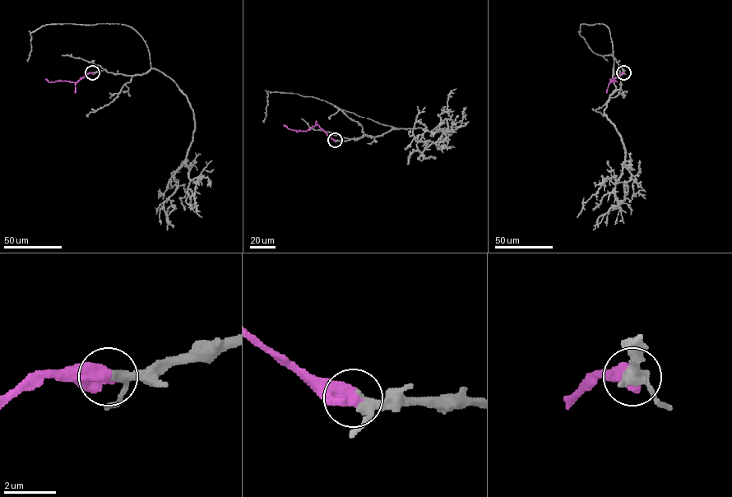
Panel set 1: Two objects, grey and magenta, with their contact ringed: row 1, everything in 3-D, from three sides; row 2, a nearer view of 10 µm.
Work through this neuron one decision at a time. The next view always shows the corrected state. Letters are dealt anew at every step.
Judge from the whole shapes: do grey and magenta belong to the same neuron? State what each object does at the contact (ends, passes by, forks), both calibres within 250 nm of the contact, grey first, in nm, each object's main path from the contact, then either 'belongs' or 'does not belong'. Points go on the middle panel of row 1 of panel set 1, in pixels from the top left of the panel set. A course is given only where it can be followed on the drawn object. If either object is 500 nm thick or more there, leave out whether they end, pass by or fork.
320 nm thick on the grey side, 650 nm on the other; grey runs (335, 141), (400, 128), (430, 132), (447, 118), (441, 141), (424, 148), (429, 141), (416, 141), (417, 106); magenta runs (335, 141), (317, 124), (305, 132), (289, 129), (284, 125); belongs

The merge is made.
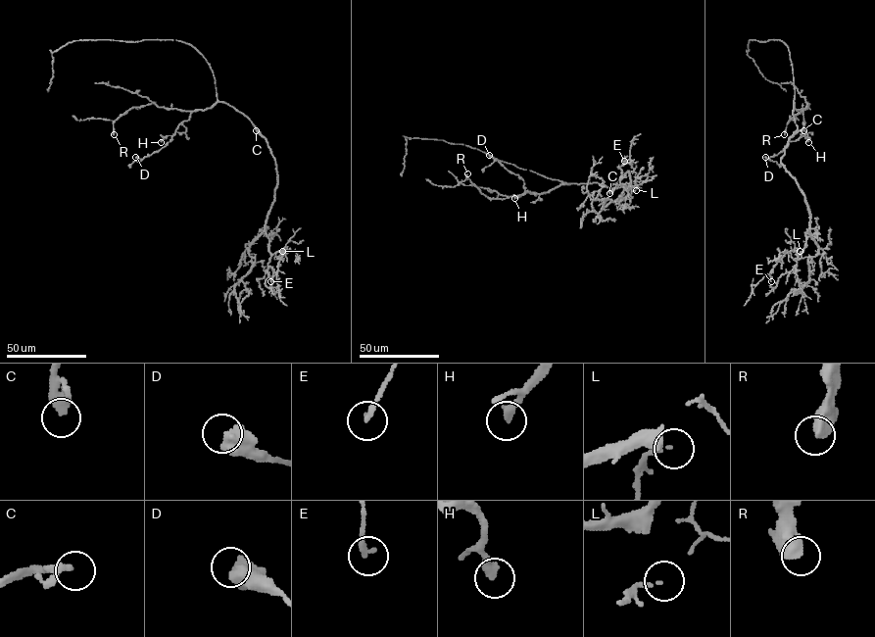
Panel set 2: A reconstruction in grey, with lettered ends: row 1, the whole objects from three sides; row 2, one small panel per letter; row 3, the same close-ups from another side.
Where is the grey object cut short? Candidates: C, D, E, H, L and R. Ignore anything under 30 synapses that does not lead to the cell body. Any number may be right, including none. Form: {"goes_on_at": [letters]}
{"goes_on_at": ["C"]}

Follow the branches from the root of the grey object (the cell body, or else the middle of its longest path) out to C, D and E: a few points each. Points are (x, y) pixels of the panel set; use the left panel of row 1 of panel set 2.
C: (234, 108), (248, 118), (256, 130)
D: (234, 108), (217, 101), (204, 110), (193, 111), (164, 147), (143, 158), (135, 157)
E: (234, 108), (265, 138), (275, 159), (277, 186), (265, 232), (268, 251), (282, 250), (282, 257), (270, 281)

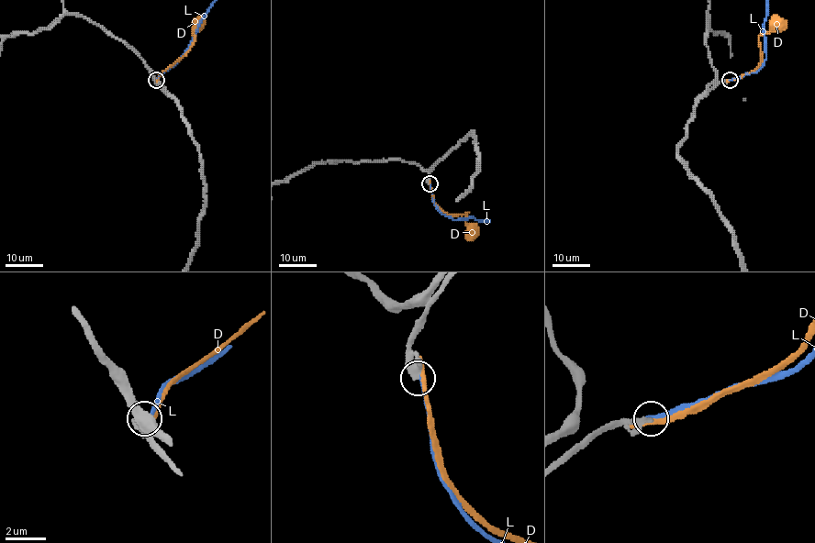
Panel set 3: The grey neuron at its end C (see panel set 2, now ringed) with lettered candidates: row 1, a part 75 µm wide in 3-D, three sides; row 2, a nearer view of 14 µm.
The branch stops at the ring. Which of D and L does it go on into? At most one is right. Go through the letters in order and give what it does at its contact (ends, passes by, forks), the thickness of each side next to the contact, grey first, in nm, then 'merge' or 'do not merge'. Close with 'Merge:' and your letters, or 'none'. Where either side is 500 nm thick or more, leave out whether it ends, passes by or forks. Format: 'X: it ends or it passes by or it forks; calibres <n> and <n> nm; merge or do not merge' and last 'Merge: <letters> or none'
D: it ends; calibres 480 and 260 nm; do not merge
L: it ends; calibres 440 and 240 nm; do not merge
Merge: none

